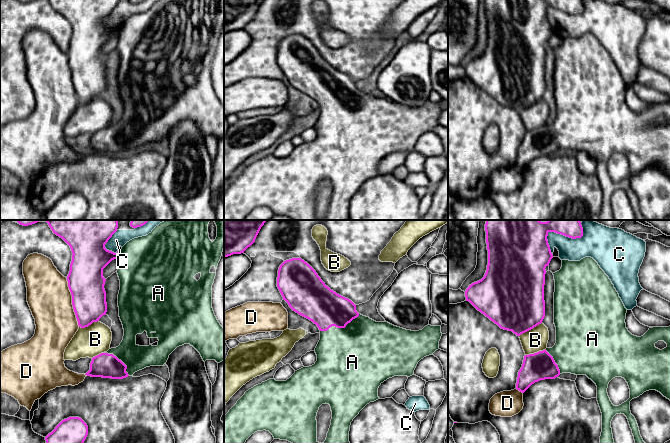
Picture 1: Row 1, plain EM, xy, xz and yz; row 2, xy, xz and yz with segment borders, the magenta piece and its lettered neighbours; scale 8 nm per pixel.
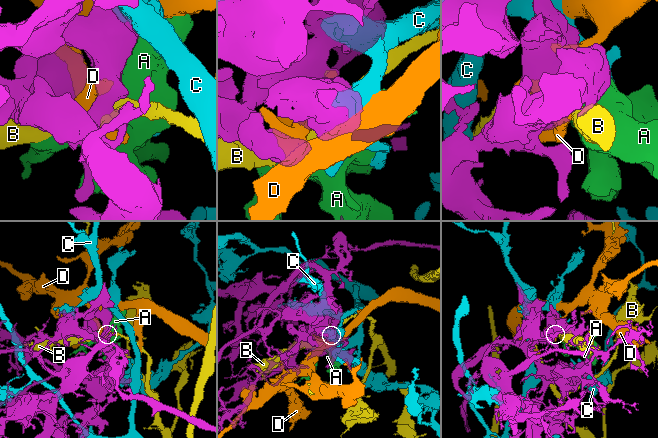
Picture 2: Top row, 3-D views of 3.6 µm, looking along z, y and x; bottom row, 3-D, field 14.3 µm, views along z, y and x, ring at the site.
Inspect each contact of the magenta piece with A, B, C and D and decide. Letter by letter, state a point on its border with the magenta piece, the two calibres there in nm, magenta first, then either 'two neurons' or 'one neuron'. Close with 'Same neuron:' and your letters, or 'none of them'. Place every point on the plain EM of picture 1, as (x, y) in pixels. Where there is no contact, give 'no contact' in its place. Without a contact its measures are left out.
A: contact xz (339, 103); calibres 300 and 480 nm; one neuron
B: contact yz (530, 105); calibres 460 and 190 nm; two neurons
C: contact yz (560, 9); calibres 280 and 180 nm; two neurons
D: contact xy (72, 78); calibres 280 and 360 nm; two neurons
Same neuron: A

